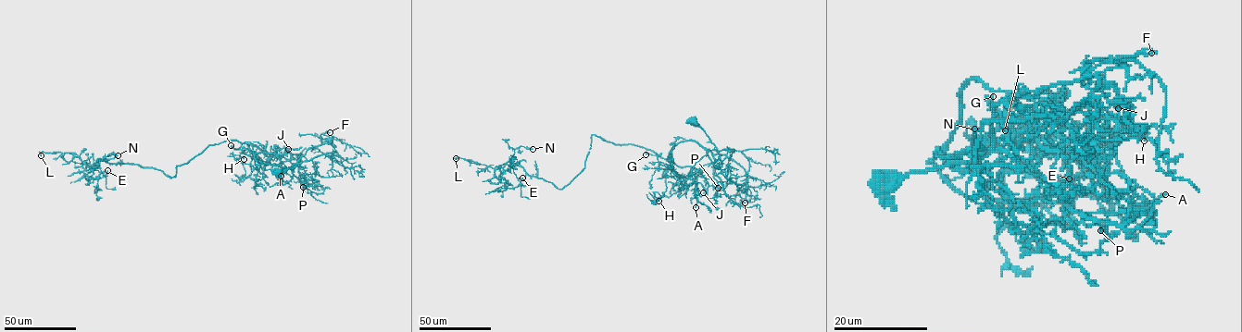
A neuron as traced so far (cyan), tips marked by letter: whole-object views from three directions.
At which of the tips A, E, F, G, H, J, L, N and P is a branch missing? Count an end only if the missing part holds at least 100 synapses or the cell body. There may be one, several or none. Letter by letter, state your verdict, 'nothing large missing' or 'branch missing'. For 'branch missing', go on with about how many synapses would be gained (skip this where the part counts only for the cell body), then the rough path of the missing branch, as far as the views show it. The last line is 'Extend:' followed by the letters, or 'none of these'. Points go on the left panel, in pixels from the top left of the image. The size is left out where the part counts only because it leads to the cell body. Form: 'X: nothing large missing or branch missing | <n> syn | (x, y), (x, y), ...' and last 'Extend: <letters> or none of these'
A: nothing large missing
E: nothing large missing
F: nothing large missing
G: nothing large missing
H: nothing large missing
J: nothing large missing
L: nothing large missing
N: nothing large missing
P: nothing large missing
Extend: none of these

